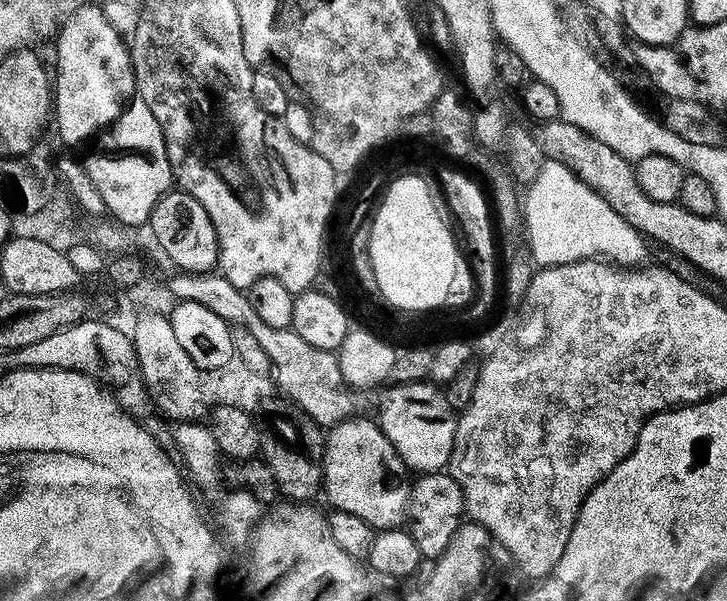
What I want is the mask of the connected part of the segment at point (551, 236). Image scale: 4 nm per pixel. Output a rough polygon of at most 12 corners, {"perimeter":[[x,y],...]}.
{"perimeter":[[562,161],[522,200],[537,265],[645,263],[645,237]]}

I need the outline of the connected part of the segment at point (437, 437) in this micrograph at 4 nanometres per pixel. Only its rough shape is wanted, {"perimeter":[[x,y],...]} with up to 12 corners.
{"perimeter":[[432,382],[397,384],[378,423],[416,474],[447,469],[458,416]]}

